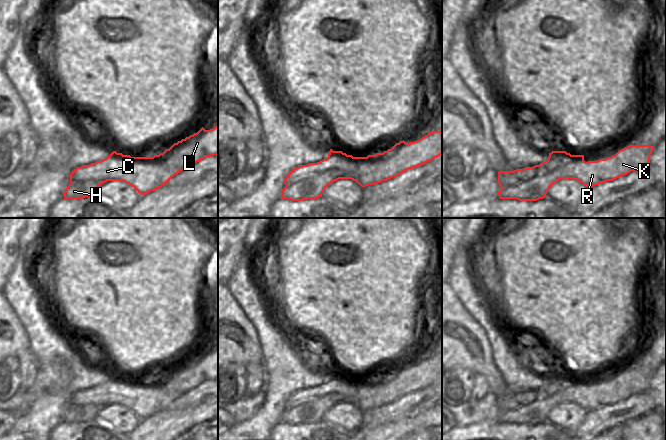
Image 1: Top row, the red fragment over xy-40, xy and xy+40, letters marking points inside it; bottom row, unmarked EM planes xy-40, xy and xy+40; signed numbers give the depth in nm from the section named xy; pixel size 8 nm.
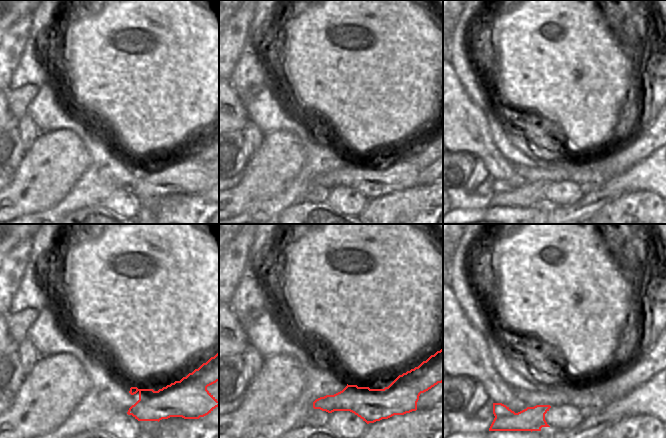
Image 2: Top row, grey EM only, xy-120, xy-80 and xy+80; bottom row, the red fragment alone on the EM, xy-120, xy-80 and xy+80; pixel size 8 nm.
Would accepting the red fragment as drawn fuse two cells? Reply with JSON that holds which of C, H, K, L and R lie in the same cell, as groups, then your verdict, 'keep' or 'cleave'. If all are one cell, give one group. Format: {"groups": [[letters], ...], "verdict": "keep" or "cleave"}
{"groups": [["C"], ["H", "K", "L", "R"]], "verdict": "cleave"}

